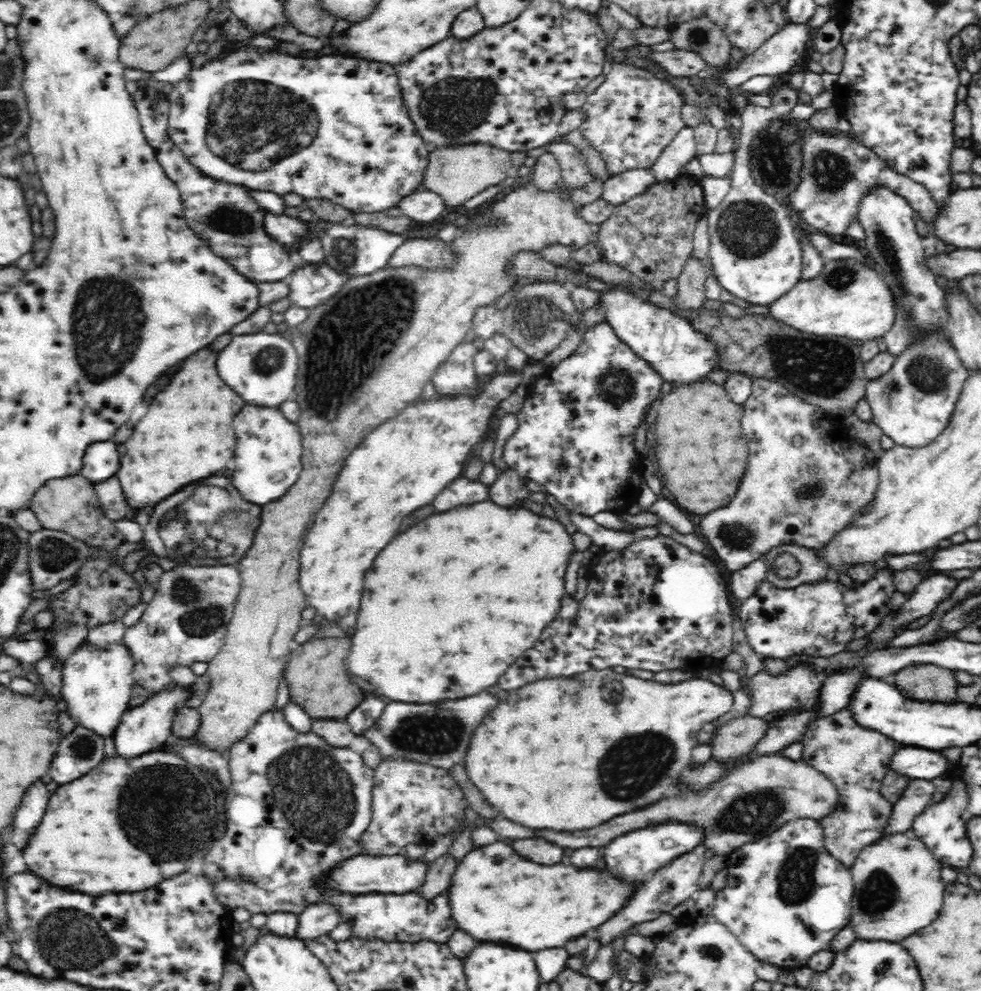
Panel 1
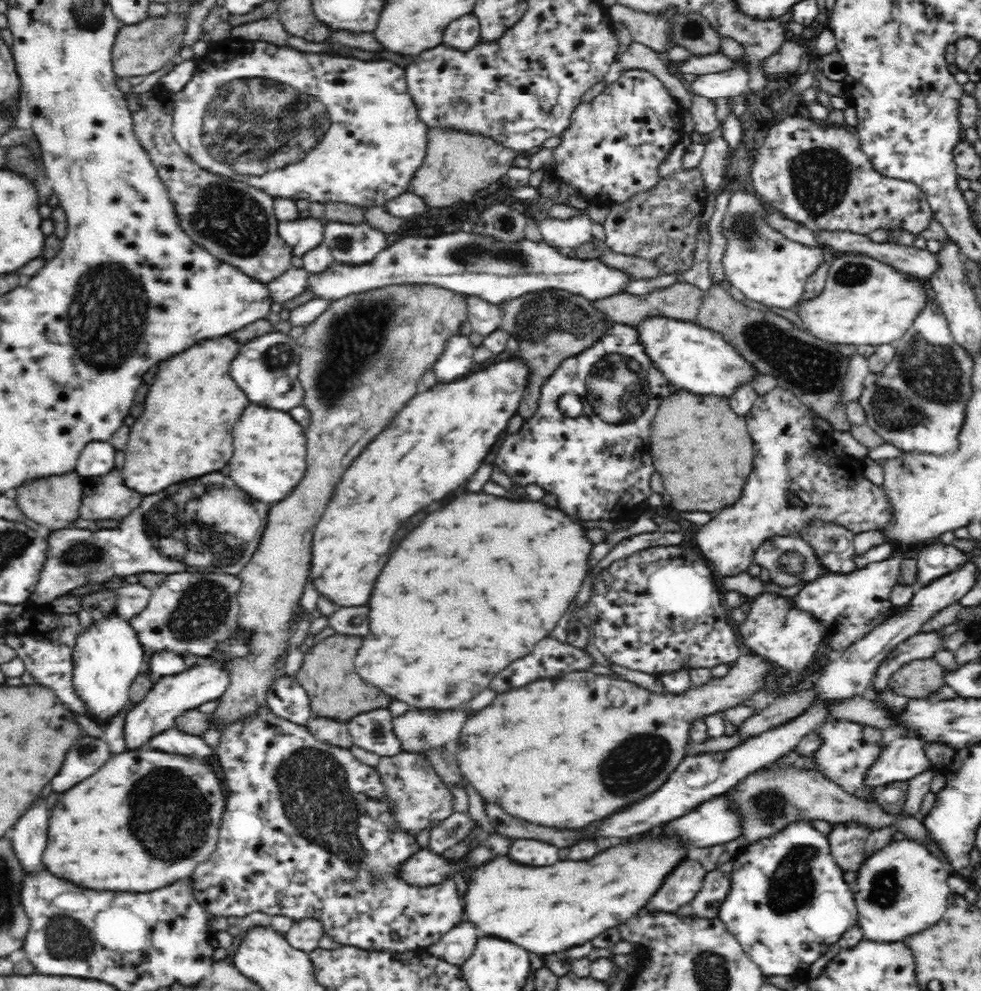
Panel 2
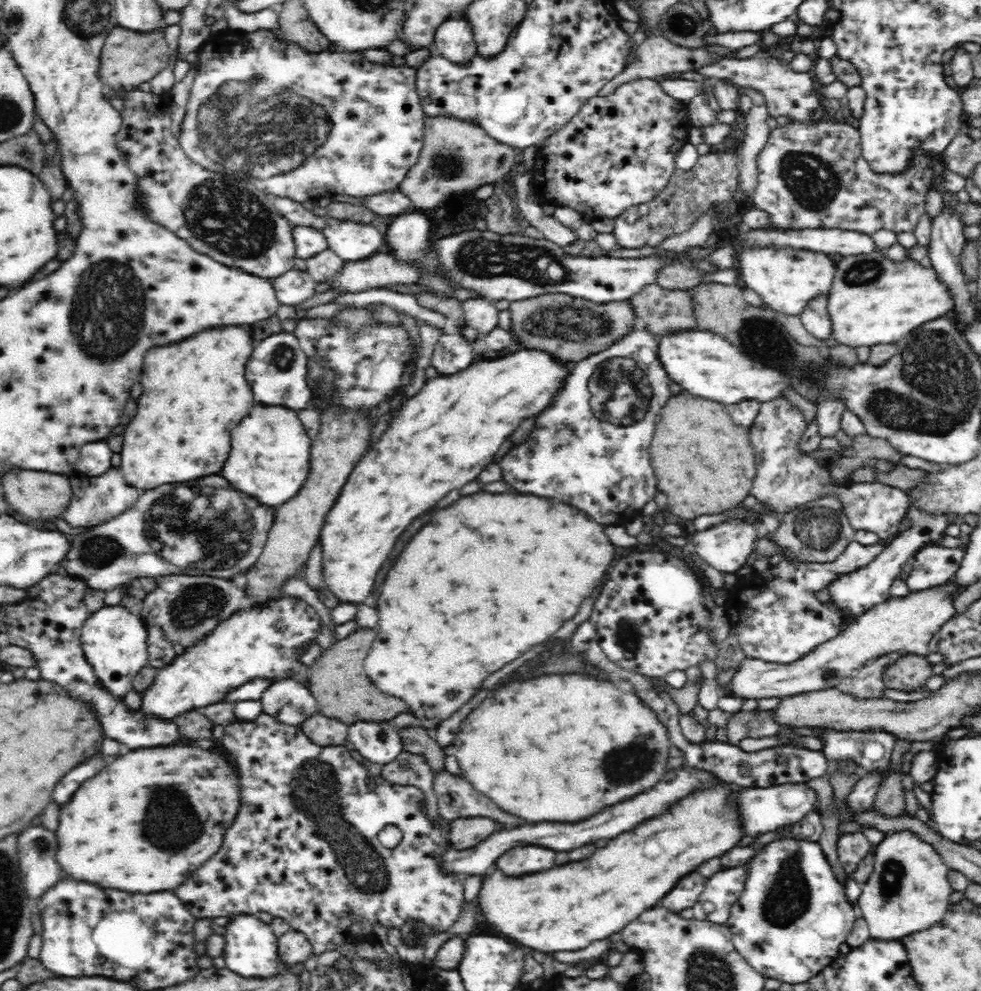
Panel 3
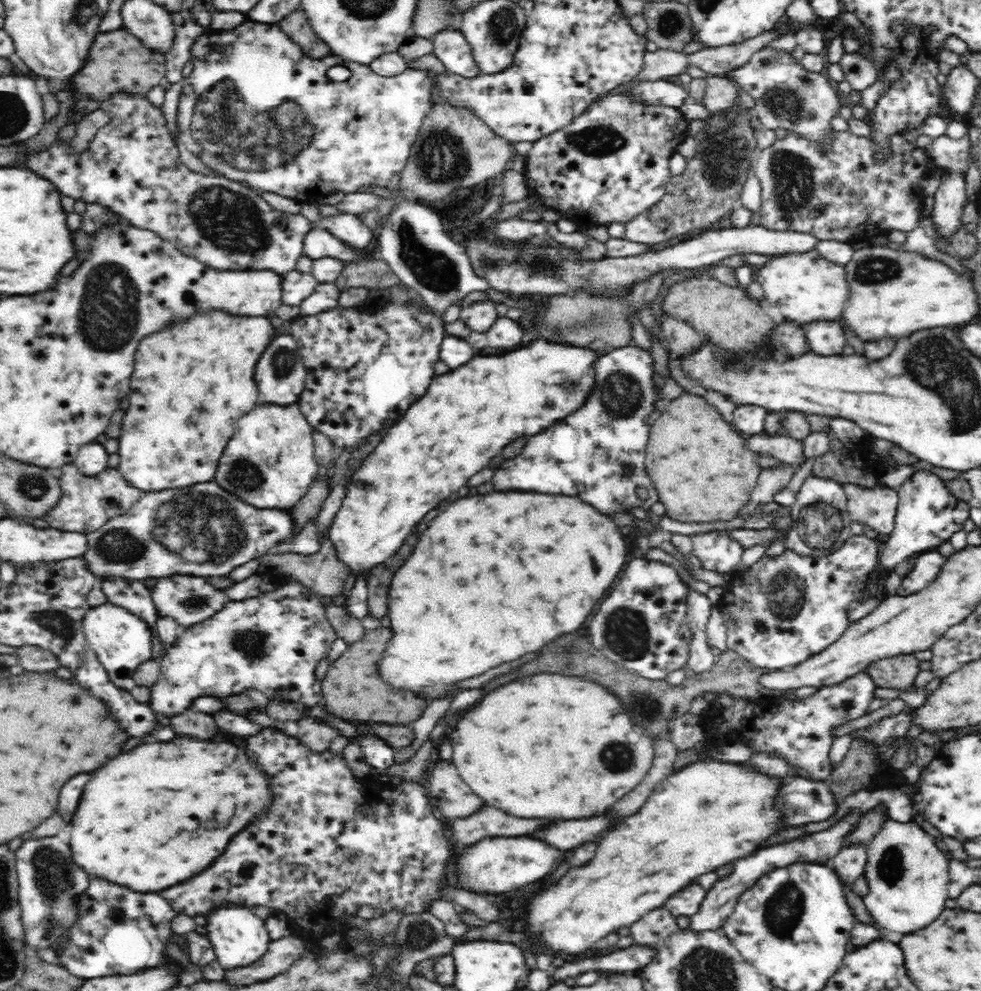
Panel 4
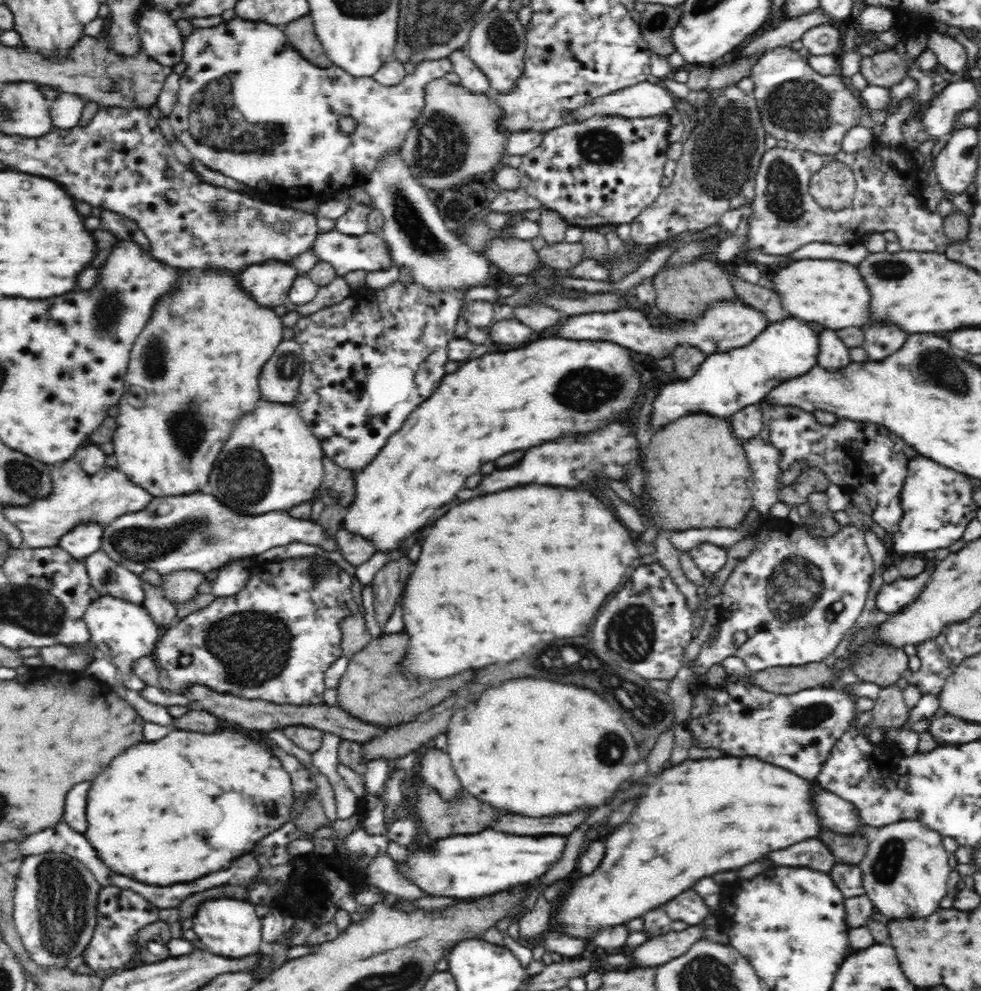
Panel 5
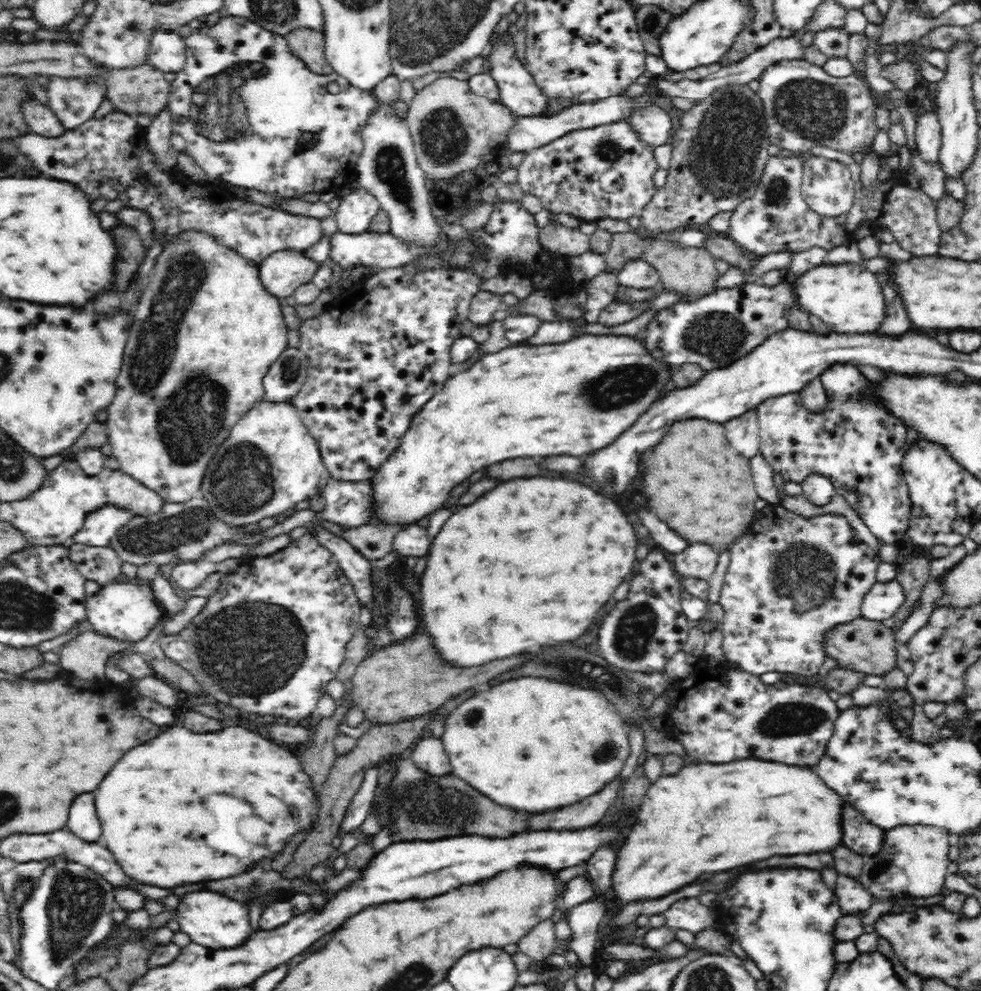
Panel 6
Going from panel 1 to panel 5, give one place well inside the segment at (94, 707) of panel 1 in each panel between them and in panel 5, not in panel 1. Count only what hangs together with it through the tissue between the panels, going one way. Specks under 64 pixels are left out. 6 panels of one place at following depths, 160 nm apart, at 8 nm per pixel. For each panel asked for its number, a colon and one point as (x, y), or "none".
2: (107, 658)
3: (114, 642)
4: (120, 640)
5: (124, 633)

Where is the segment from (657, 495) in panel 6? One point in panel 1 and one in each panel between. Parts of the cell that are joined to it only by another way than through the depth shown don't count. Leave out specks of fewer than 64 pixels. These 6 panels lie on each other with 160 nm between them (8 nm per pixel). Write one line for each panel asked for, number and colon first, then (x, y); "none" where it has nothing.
1: (700, 447)
2: (701, 448)
3: (705, 463)
4: (703, 471)
5: (698, 474)

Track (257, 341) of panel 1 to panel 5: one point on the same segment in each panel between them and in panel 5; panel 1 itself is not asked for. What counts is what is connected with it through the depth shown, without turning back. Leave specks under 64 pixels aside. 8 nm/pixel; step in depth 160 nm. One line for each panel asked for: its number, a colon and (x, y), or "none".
2: (267, 368)
3: (276, 371)
4: (280, 374)
5: (281, 376)

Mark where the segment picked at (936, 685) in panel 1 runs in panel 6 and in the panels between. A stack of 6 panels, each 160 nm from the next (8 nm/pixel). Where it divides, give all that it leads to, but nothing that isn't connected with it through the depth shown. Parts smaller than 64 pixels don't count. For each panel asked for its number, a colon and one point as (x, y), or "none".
2: (919, 679)
3: (910, 673)
4: (899, 672)
5: (884, 665)
6: (865, 646)

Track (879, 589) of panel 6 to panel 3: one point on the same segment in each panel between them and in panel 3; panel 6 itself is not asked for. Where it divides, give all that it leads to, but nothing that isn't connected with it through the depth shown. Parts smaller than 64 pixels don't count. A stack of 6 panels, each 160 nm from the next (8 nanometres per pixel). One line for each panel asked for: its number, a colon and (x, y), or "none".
3: (934, 564)
4: (929, 564)
5: (901, 592)

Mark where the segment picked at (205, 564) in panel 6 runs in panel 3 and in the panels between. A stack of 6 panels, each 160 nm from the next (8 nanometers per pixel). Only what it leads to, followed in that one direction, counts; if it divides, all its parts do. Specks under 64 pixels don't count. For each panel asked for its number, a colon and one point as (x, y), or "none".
3: (186, 608)
4: (189, 600)
5: (182, 586)

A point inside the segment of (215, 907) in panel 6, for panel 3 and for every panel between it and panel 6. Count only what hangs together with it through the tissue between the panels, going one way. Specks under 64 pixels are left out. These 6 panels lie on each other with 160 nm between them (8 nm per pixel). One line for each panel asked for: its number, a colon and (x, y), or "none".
3: (251, 950)
4: (239, 937)
5: (229, 928)

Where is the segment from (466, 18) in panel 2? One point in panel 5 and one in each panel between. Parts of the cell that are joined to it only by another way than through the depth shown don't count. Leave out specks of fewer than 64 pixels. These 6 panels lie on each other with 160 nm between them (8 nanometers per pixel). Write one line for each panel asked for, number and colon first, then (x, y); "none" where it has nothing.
3: (454, 39)
4: (450, 45)
5: (471, 77)

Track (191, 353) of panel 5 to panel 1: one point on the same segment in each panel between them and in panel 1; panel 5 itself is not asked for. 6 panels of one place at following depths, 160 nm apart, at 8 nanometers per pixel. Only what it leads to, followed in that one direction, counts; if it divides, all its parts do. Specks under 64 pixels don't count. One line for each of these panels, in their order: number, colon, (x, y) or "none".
1: (186, 435)
2: (185, 431)
3: (194, 391)
4: (203, 370)

